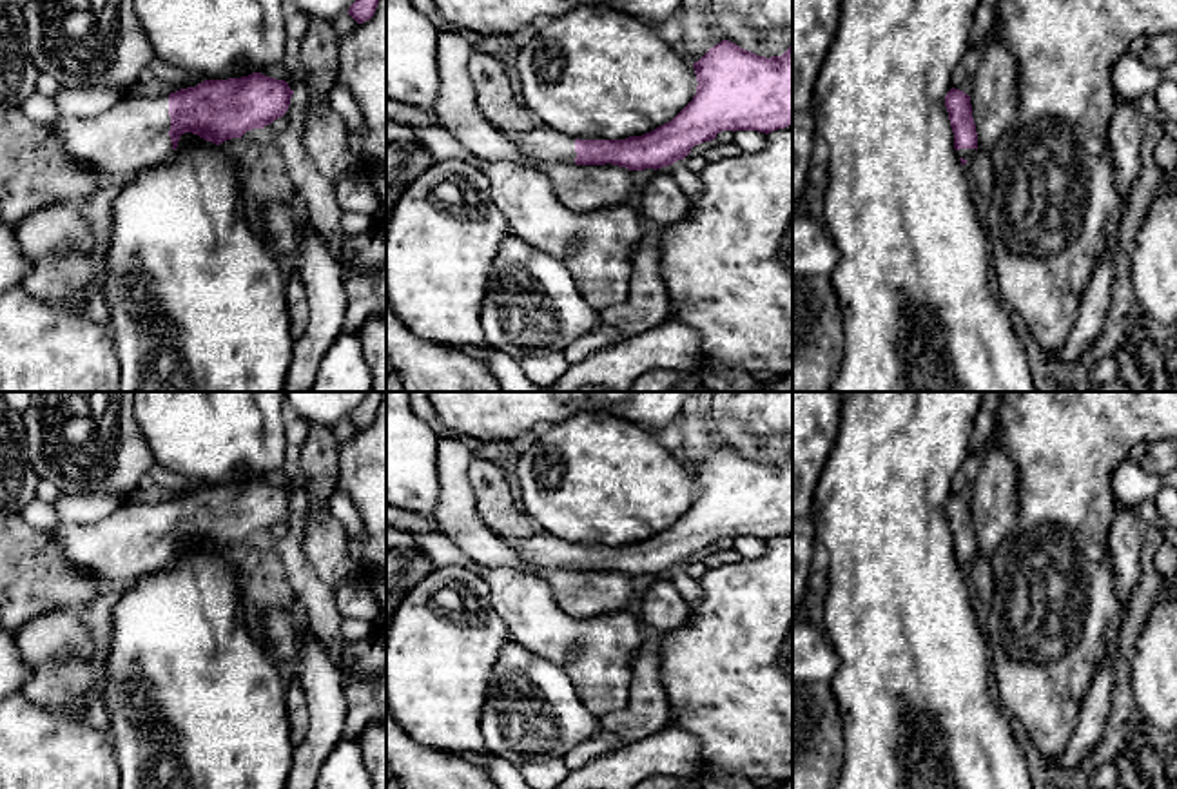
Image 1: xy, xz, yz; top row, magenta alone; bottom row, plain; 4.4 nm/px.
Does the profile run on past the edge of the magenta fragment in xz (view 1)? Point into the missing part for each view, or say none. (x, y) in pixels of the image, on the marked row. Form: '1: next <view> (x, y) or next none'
1: next xz (543, 144)

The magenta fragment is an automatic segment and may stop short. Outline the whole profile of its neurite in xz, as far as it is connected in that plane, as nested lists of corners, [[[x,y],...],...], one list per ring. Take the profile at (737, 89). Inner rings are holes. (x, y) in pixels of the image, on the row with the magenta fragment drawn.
[[[722,40],[693,63],[696,94],[667,123],[642,136],[626,140],[575,140],[550,127],[531,131],[501,131],[524,156],[550,163],[618,165],[629,170],[662,169],[684,160],[698,143],[711,141],[722,131],[773,132],[793,123],[793,44],[782,56],[758,56]]]

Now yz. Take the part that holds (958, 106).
[[[950,89],[945,96],[950,127],[954,132],[954,149],[961,165],[968,163],[978,151],[978,132],[972,118],[970,96],[959,89]]]

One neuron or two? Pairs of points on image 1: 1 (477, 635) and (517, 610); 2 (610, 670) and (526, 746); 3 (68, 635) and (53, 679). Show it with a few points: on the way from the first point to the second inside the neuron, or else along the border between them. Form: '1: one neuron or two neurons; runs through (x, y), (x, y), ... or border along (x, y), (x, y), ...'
1: two neurons; border along (483, 581), (490, 592), (494, 610), (512, 637)
2: two neurons; border along (555, 662), (572, 682), (577, 697), (599, 717)
3: one neuron; runs through (60, 646), (60, 668)

